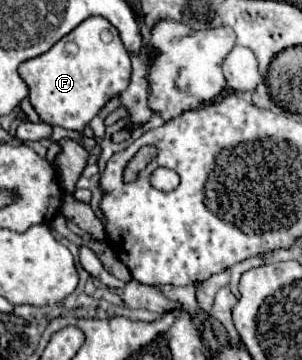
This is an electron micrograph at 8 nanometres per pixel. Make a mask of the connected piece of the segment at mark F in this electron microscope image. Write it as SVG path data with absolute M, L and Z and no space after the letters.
M88 17L50 51L24 61L18 67L18 73L26 81L30 101L44 123L60 125L96 139L88 123L112 97L126 91L132 65L118 29L104 17Z

